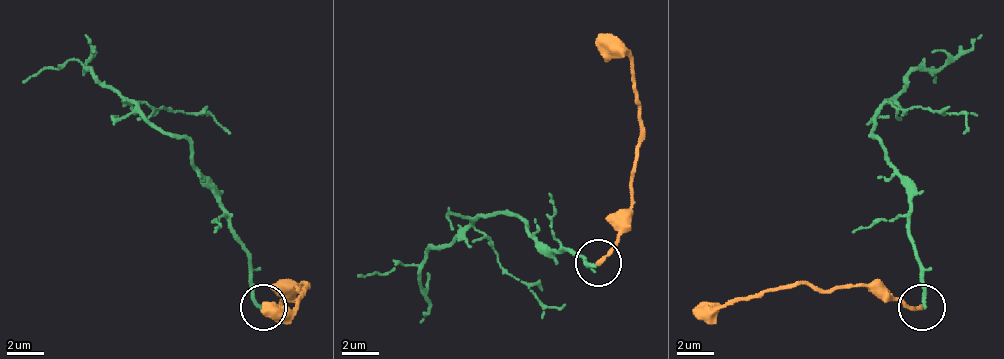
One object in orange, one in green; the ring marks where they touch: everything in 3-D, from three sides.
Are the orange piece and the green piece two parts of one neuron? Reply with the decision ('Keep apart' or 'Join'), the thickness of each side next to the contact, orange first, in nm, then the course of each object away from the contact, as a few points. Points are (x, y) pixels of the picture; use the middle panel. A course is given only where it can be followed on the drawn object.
Keep apart. Thickness 240 nm (orange) against 200 nm. Course of orange: (599, 264), (632, 203), (641, 128), (632, 58), (594, 40). Course of green: (594, 264), (576, 250), (548, 250), (520, 217), (482, 212), (408, 264), (356, 278)

